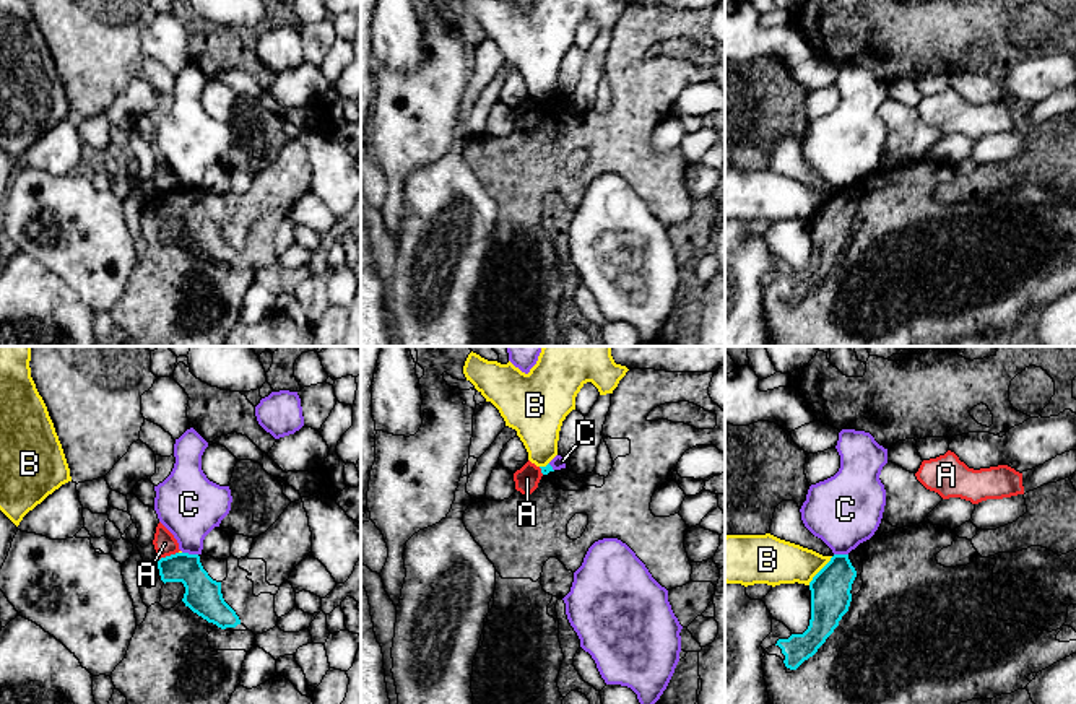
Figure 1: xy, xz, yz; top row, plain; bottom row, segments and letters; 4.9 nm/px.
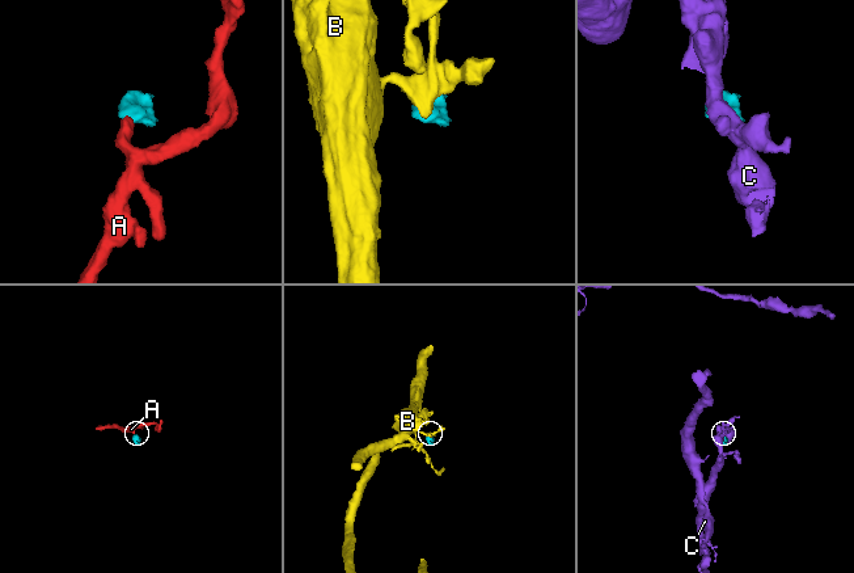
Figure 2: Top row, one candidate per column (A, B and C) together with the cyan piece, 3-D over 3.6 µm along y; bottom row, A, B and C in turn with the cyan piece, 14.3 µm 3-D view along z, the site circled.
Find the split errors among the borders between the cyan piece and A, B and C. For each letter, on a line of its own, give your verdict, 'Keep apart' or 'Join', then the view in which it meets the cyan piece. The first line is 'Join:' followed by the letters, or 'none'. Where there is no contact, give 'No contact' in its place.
Join: none
A: Keep apart. Touches cyan in xy
B: Keep apart. Touches cyan in yz
C: Keep apart. Touches cyan in xy

